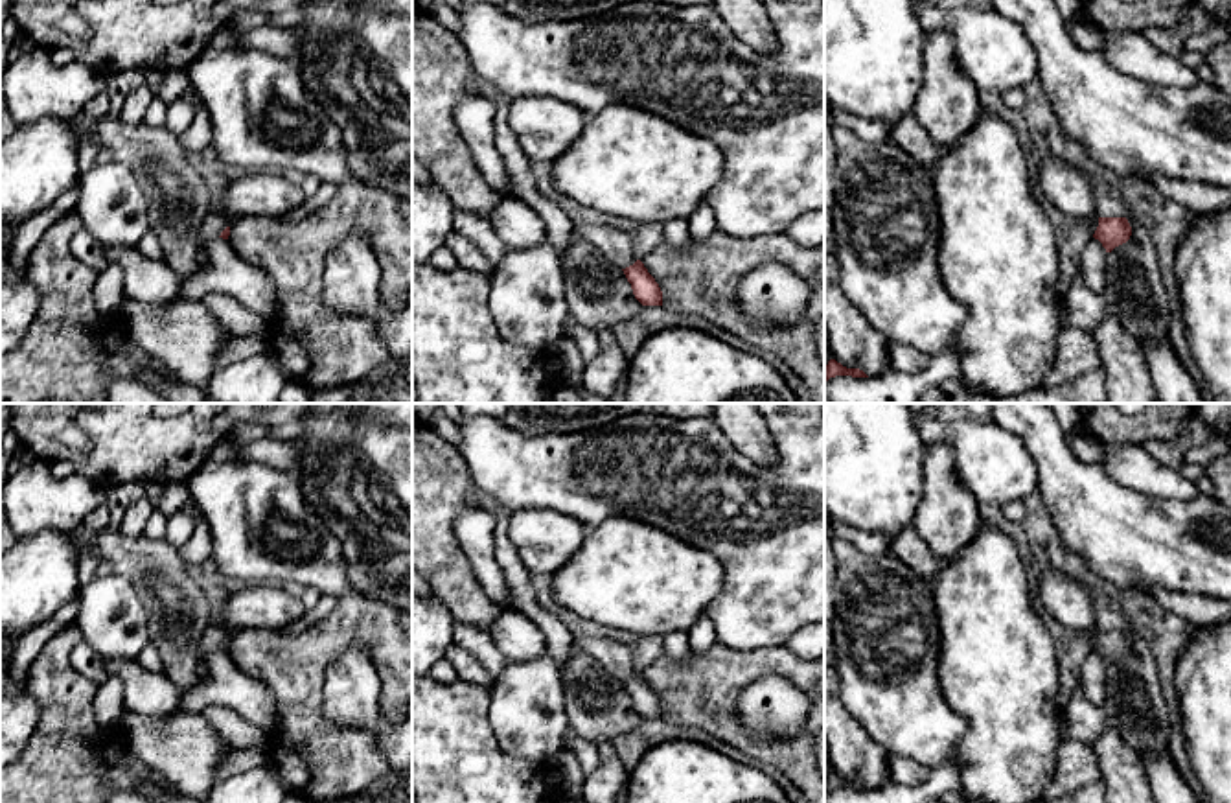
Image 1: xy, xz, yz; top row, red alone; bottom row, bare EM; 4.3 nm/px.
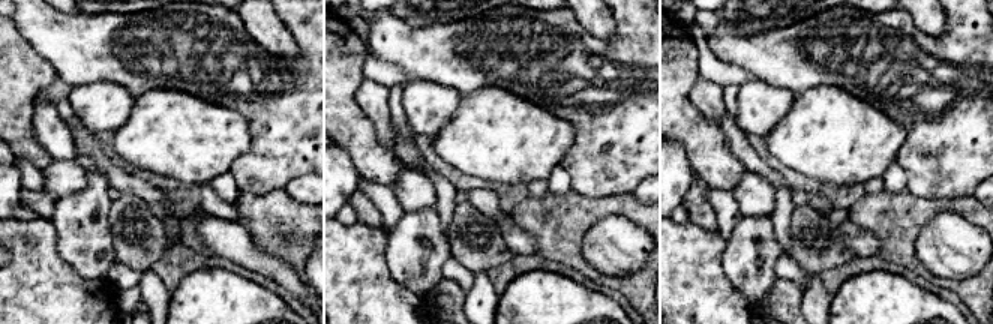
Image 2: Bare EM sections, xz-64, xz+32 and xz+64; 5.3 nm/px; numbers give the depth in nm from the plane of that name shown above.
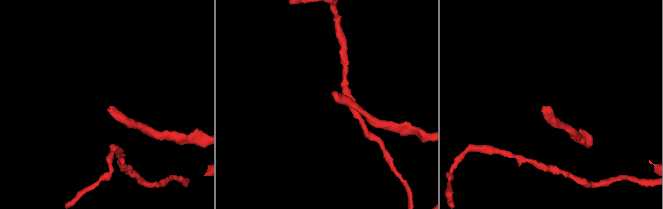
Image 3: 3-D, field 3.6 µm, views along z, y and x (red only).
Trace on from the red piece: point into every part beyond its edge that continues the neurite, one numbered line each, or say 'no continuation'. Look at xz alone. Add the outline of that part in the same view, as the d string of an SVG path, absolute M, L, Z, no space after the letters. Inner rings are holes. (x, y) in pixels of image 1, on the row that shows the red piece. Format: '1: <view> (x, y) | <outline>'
1: xz (615, 244) | M572 223L572 232L592 243L620 269L626 269L637 262L631 252L629 234L613 225Z

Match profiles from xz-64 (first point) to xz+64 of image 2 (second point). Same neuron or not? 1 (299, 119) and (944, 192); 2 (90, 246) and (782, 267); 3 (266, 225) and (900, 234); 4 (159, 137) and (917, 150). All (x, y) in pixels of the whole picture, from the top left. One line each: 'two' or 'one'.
1: one
2: two
3: one
4: two

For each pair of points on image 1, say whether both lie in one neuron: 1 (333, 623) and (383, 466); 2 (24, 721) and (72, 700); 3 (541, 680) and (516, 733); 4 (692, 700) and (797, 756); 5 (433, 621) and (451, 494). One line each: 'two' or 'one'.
1: two
2: two
3: one
4: one
5: two

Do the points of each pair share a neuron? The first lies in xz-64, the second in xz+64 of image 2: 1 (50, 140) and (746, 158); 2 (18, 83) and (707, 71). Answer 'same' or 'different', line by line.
1: different
2: different

